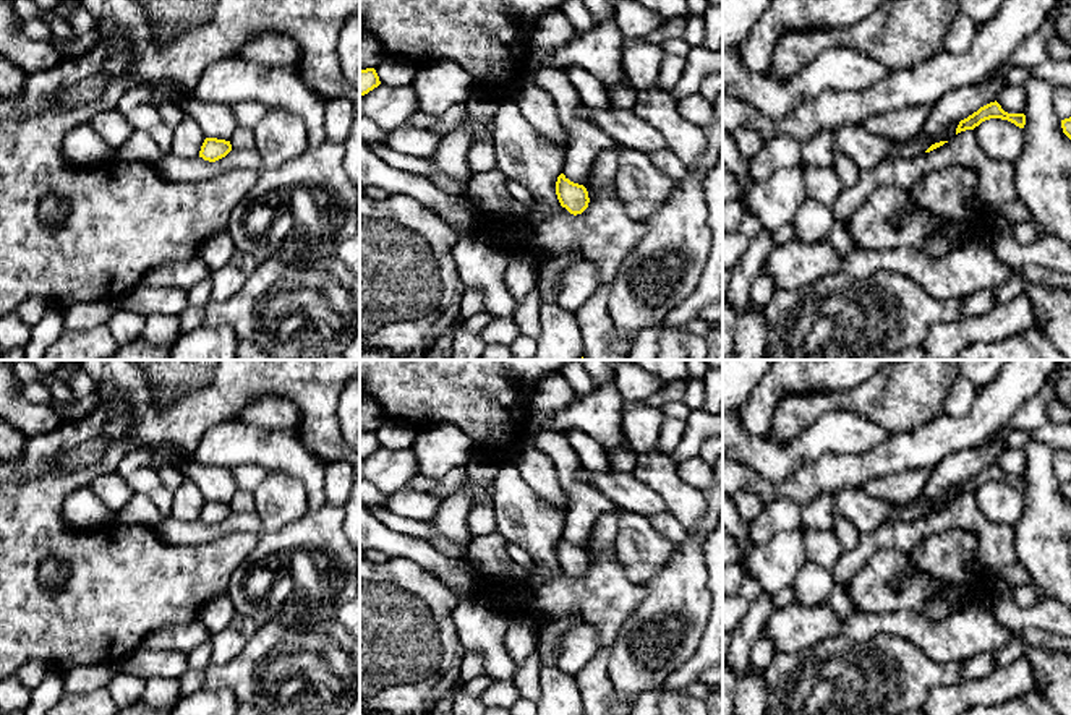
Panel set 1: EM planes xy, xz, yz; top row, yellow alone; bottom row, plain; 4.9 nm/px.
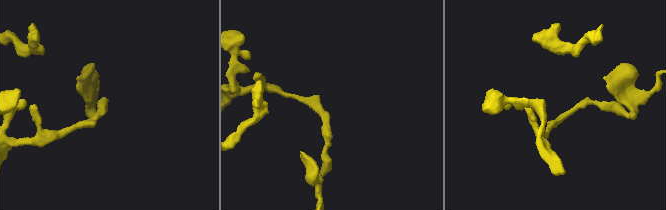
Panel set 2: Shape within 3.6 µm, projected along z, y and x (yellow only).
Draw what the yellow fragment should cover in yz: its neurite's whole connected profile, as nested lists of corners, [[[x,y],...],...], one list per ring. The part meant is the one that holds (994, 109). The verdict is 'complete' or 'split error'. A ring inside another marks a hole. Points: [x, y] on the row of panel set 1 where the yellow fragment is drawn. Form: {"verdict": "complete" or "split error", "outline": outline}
{"verdict": "complete", "outline": [[[995,101],[990,102],[984,107],[980,107],[977,112],[969,115],[967,118],[961,120],[956,135],[966,130],[974,130],[979,126],[982,122],[990,120],[990,118],[1001,118],[1014,123],[1019,128],[1024,128],[1026,125],[1026,115],[1024,113],[1008,113],[1001,109],[1001,105]]]}

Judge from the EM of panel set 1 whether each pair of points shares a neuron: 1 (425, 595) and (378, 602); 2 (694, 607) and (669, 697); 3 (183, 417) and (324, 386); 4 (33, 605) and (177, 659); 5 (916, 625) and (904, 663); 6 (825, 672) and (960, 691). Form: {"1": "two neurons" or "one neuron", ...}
{"1": "one neuron", "2": "two neurons", "3": "one neuron", "4": "two neurons", "5": "two neurons", "6": "two neurons"}

